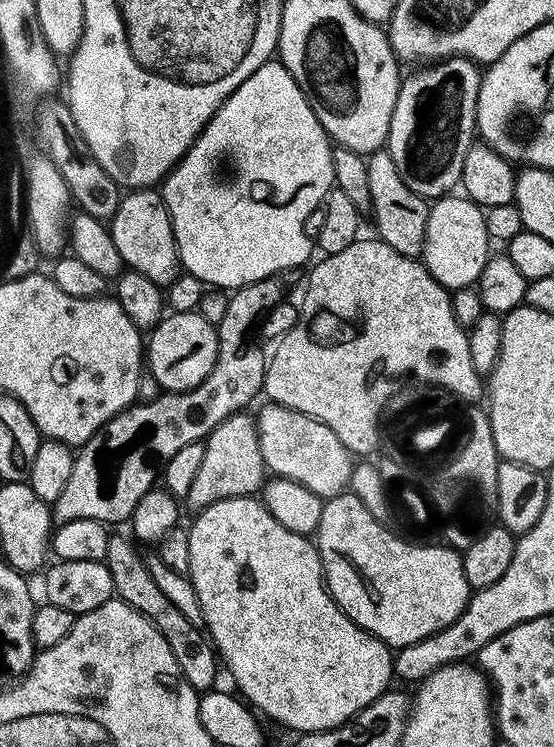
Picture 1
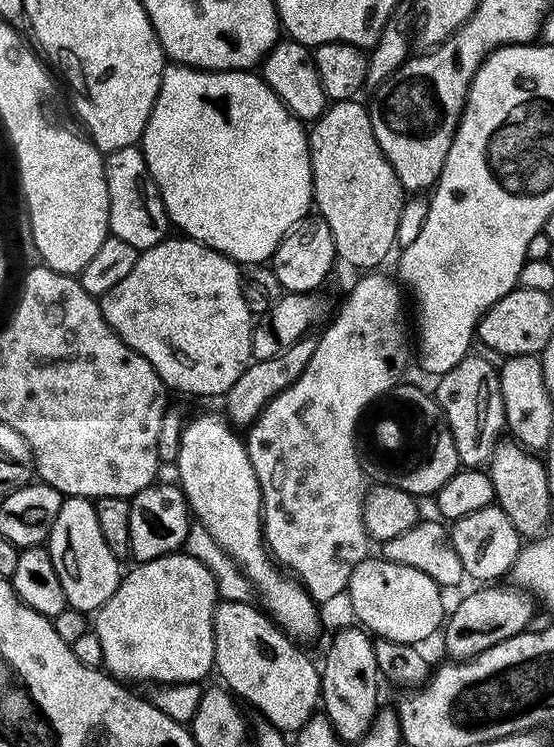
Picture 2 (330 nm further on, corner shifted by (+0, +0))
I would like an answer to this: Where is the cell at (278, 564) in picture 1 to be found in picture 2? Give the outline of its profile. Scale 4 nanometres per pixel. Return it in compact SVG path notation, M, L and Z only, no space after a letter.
M204 412L201 416L196 416L193 420L189 419L185 423L184 433L180 436L180 453L176 459L178 472L181 475L179 486L184 491L184 497L188 500L188 507L193 517L210 532L214 542L244 572L258 600L260 596L259 603L263 605L280 631L297 641L308 640L320 628L320 612L316 609L319 608L317 601L312 599L312 595L306 591L295 575L285 571L269 552L264 539L264 500L260 496L256 468L250 462L247 443L241 437L239 440L235 436L233 425L220 412L219 414Z

